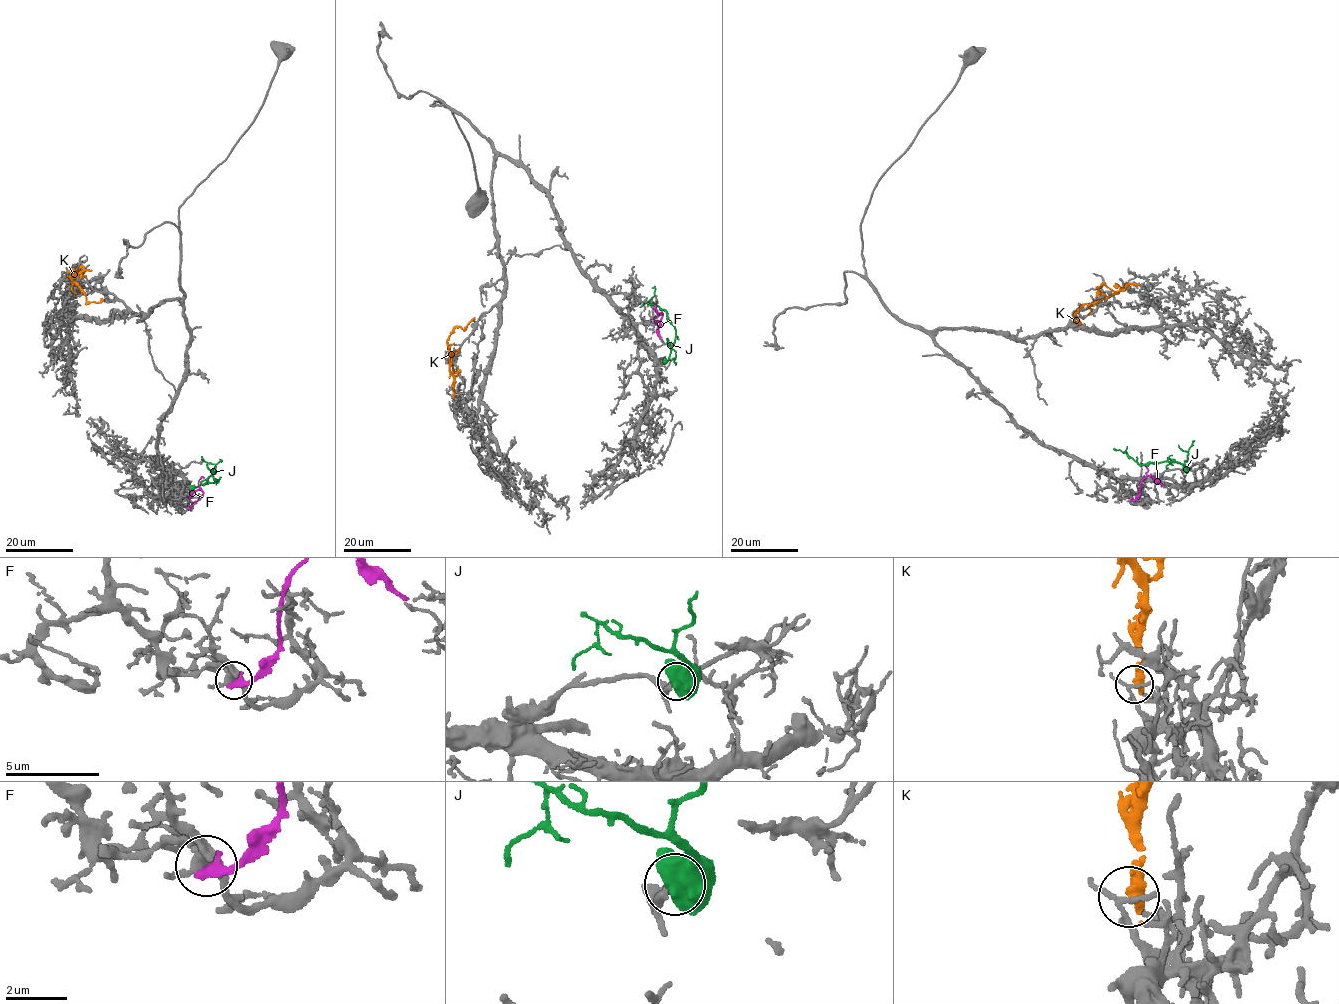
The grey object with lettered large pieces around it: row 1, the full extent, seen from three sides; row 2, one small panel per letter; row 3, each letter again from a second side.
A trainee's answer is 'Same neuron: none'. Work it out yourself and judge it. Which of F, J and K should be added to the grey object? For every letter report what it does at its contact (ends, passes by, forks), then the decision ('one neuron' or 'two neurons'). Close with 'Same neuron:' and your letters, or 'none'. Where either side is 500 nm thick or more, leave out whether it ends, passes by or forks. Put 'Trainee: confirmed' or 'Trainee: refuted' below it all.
F: it ends | two neurons
J: two neurons
K: it ends | two neurons
Same neuron: none
Trainee: confirmed

